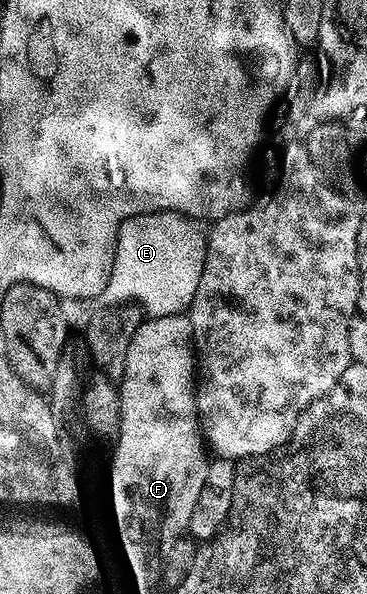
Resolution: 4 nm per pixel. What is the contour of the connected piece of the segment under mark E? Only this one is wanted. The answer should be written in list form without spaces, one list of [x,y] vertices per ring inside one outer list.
[[[144,213],[127,219],[117,233],[111,279],[107,279],[107,287],[99,298],[100,304],[125,307],[132,303],[149,317],[185,313],[195,299],[195,291],[199,291],[206,240],[206,230],[182,213]]]

